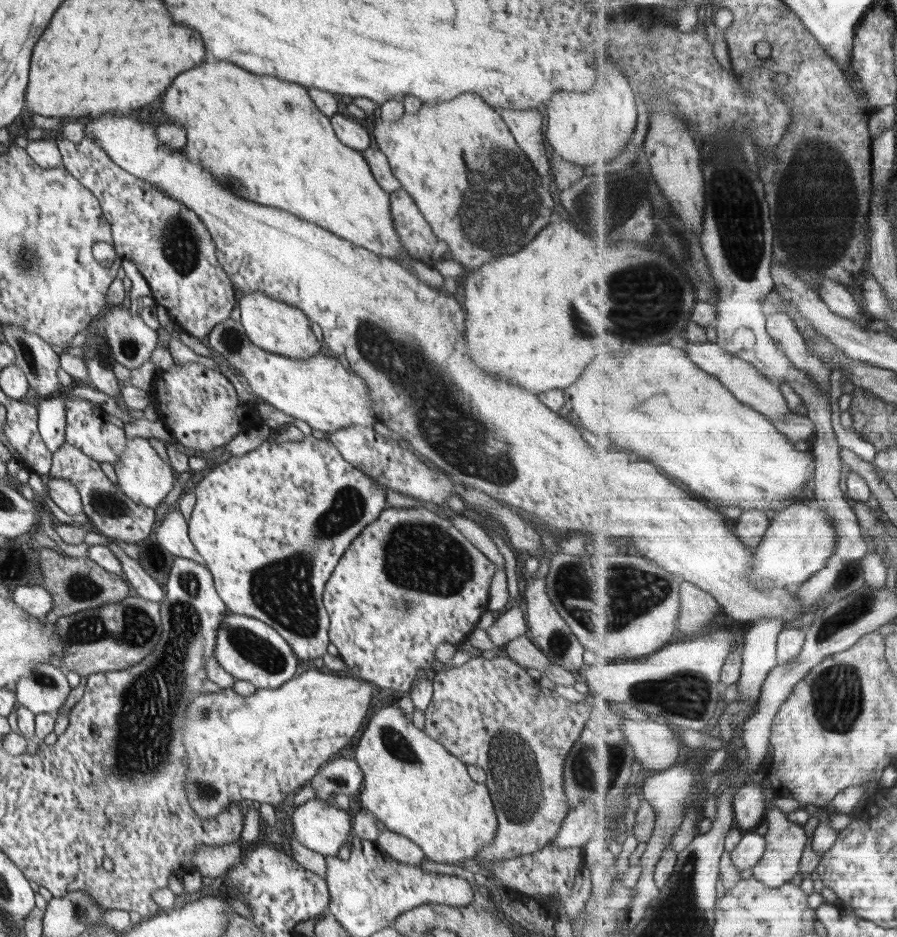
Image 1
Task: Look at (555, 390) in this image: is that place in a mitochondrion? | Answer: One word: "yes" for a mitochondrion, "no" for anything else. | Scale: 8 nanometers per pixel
no

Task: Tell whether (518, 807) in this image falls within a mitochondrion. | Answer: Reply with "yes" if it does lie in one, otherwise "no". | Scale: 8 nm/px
yes

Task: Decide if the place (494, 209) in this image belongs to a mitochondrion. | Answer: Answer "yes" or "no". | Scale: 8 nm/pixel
yes

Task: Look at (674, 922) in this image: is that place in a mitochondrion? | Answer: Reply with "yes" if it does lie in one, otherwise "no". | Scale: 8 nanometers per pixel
yes

